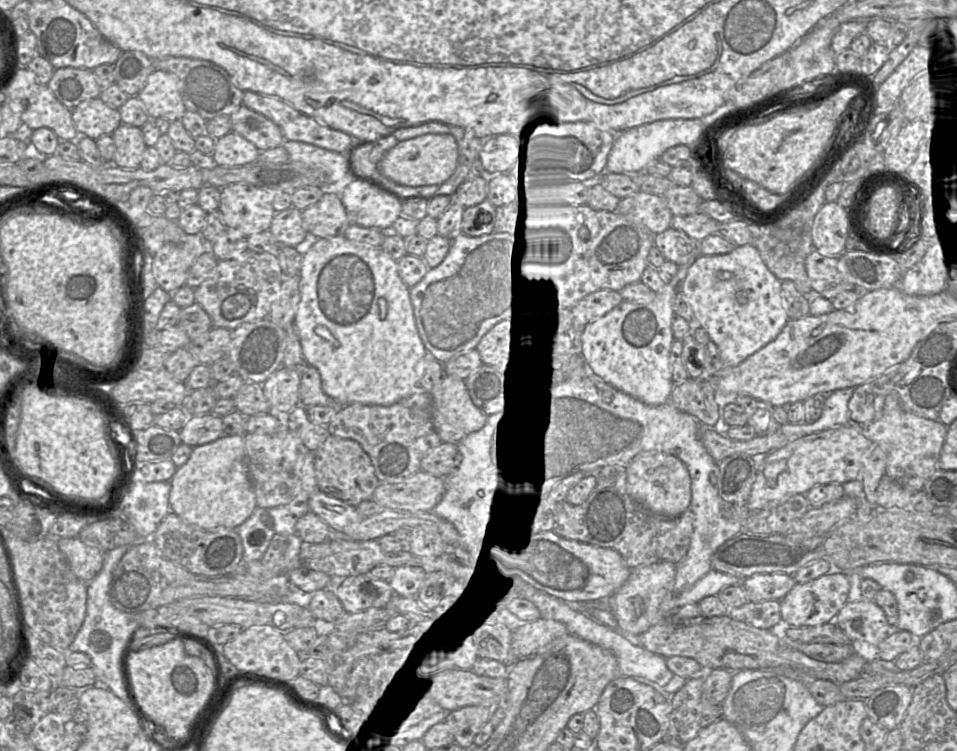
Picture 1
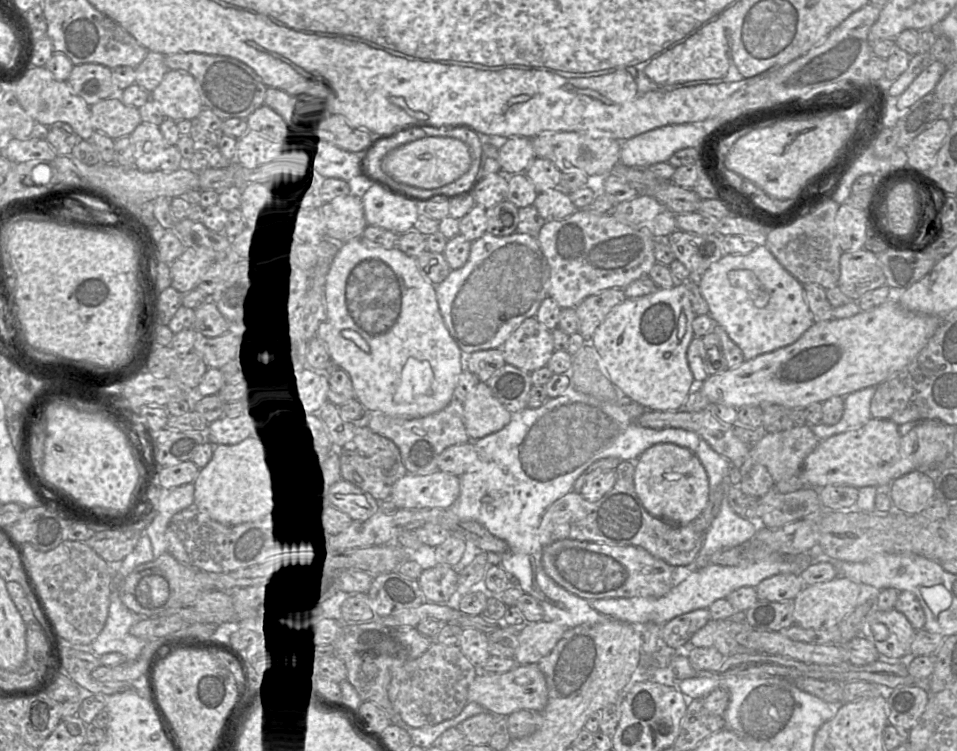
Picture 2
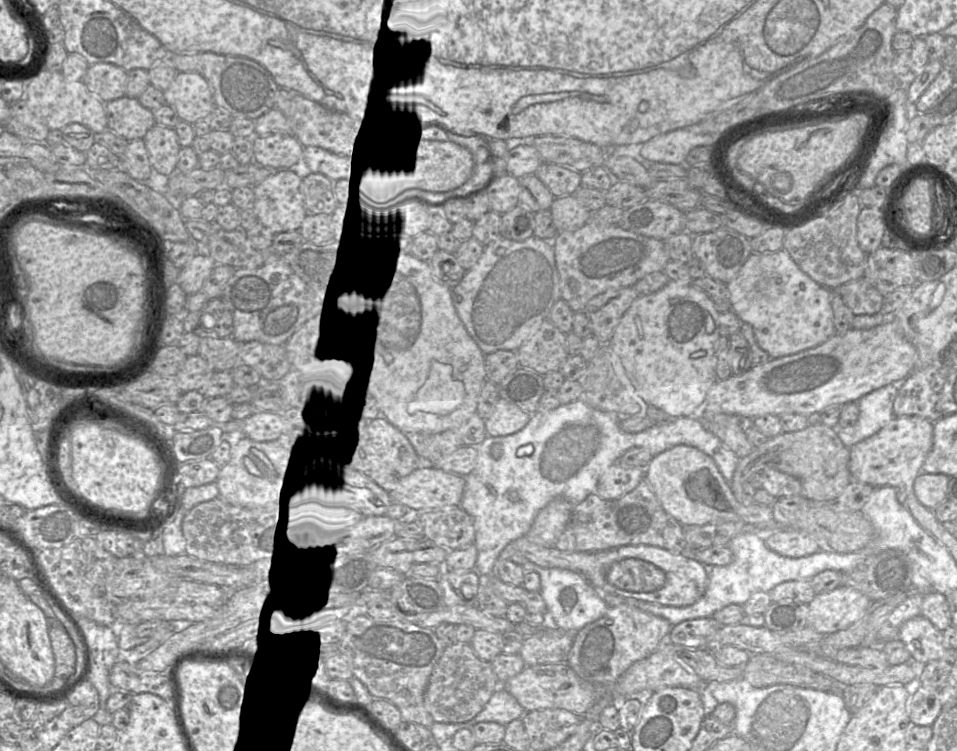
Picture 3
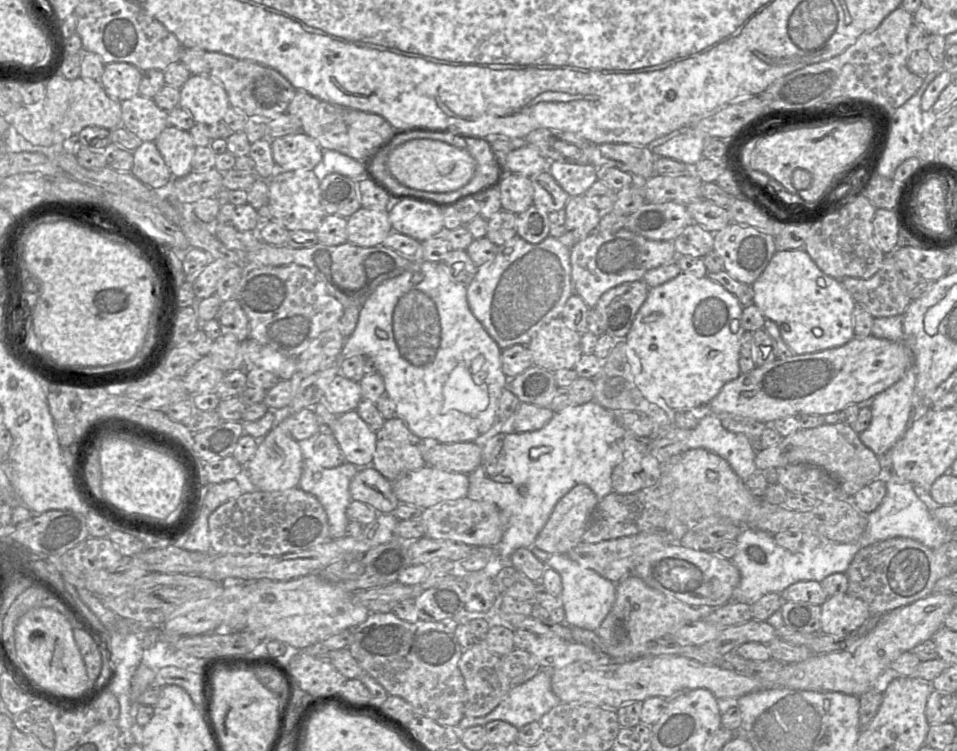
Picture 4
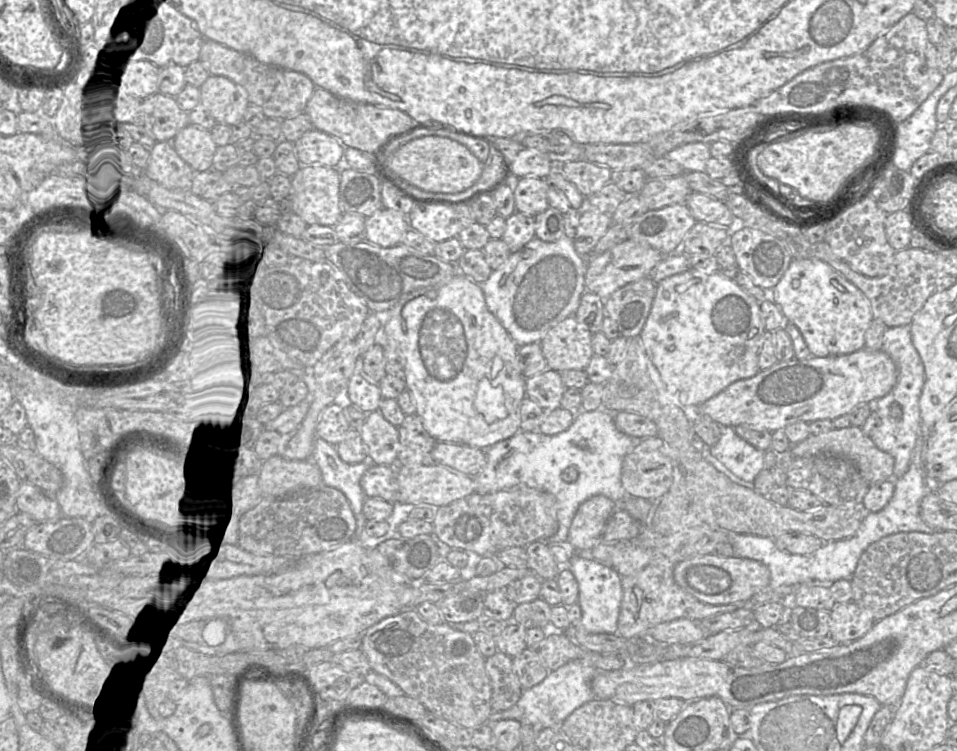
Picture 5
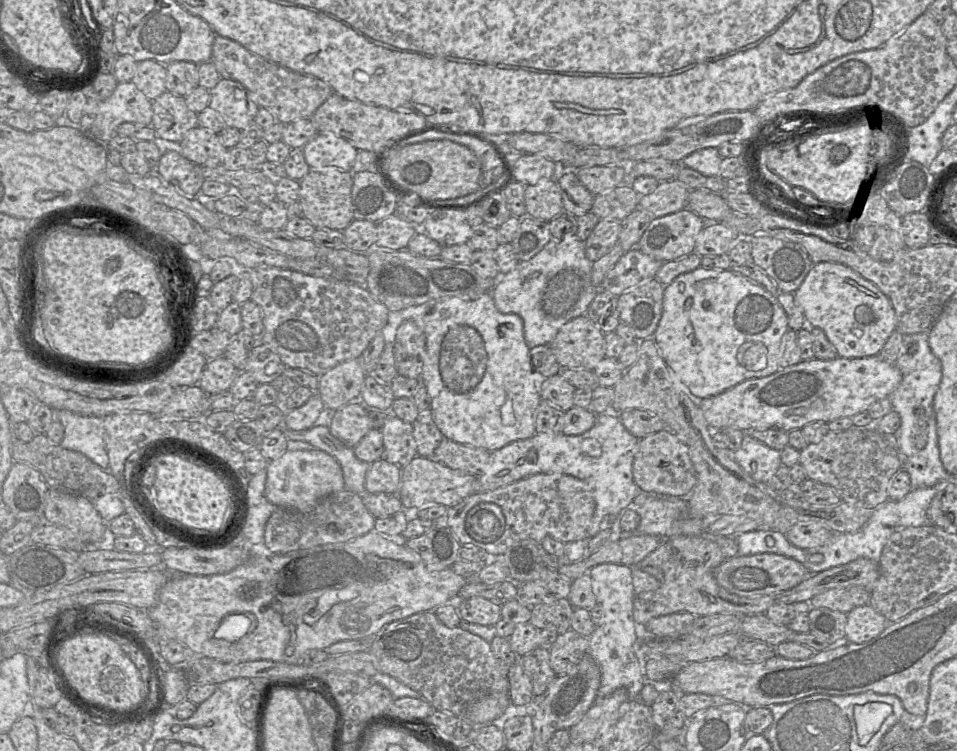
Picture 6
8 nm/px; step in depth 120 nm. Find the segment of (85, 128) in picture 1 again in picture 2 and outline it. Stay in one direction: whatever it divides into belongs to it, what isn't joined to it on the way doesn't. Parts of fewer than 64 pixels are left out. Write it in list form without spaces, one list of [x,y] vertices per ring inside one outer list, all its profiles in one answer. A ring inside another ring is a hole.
[[[116,95],[101,100],[90,106],[91,123],[97,132],[101,132],[111,139],[129,137],[130,134],[142,123],[139,109],[125,105]]]

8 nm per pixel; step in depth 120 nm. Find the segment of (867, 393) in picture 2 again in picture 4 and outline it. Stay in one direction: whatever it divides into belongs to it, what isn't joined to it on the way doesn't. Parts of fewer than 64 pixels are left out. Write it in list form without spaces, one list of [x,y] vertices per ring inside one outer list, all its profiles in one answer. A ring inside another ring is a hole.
[[[912,364],[905,374],[891,387],[872,399],[870,426],[859,434],[861,442],[877,456],[884,457],[911,426],[910,418],[915,408],[916,368]]]

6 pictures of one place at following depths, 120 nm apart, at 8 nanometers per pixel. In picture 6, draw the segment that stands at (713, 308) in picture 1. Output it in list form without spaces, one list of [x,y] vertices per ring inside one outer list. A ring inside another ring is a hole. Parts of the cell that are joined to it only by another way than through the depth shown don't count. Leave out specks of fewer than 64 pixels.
[[[833,262],[815,263],[793,294],[807,324],[825,333],[838,357],[878,355],[896,329],[895,311],[889,298],[848,266]]]

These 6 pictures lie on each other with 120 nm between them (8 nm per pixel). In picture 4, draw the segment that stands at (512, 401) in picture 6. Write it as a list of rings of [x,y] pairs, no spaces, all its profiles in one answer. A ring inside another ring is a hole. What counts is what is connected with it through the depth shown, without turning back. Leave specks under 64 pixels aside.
[[[421,260],[402,274],[383,281],[364,301],[355,330],[346,339],[345,346],[339,355],[339,363],[352,355],[365,355],[371,359],[376,371],[384,380],[385,394],[395,403],[397,418],[402,419],[416,436],[426,442],[459,443],[474,442],[479,436],[487,433],[495,422],[499,399],[509,381],[502,370],[501,353],[500,347],[471,312],[467,301],[467,286],[456,282],[442,262]]]

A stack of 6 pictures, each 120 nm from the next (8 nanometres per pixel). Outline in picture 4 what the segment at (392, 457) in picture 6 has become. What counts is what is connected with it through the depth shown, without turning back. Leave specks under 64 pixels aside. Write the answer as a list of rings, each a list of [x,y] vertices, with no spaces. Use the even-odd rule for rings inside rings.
[[[355,410],[338,415],[327,430],[336,439],[346,462],[358,467],[371,466],[376,447],[376,431]]]

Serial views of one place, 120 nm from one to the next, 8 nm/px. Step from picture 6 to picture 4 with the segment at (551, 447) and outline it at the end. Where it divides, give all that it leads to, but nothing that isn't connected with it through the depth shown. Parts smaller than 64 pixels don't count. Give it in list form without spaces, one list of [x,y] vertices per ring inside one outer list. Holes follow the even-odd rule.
[[[595,401],[568,406],[554,414],[552,419],[540,430],[532,432],[502,432],[494,435],[482,447],[482,461],[469,475],[467,498],[495,504],[502,516],[507,517],[501,541],[493,547],[494,558],[488,566],[490,577],[502,564],[508,563],[511,554],[521,547],[533,547],[534,542],[548,521],[558,501],[576,485],[589,487],[600,500],[612,493],[611,475],[613,469],[622,461],[628,441],[640,440],[619,424],[613,411],[600,406]]]

